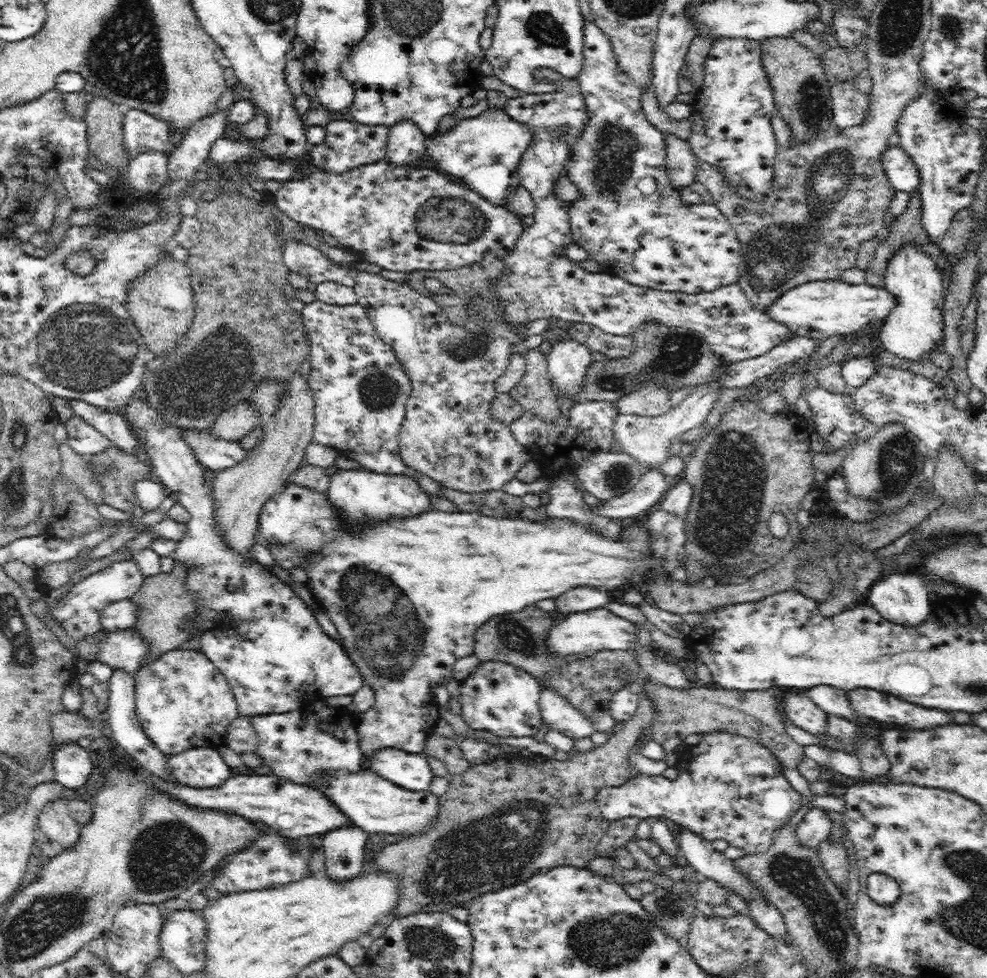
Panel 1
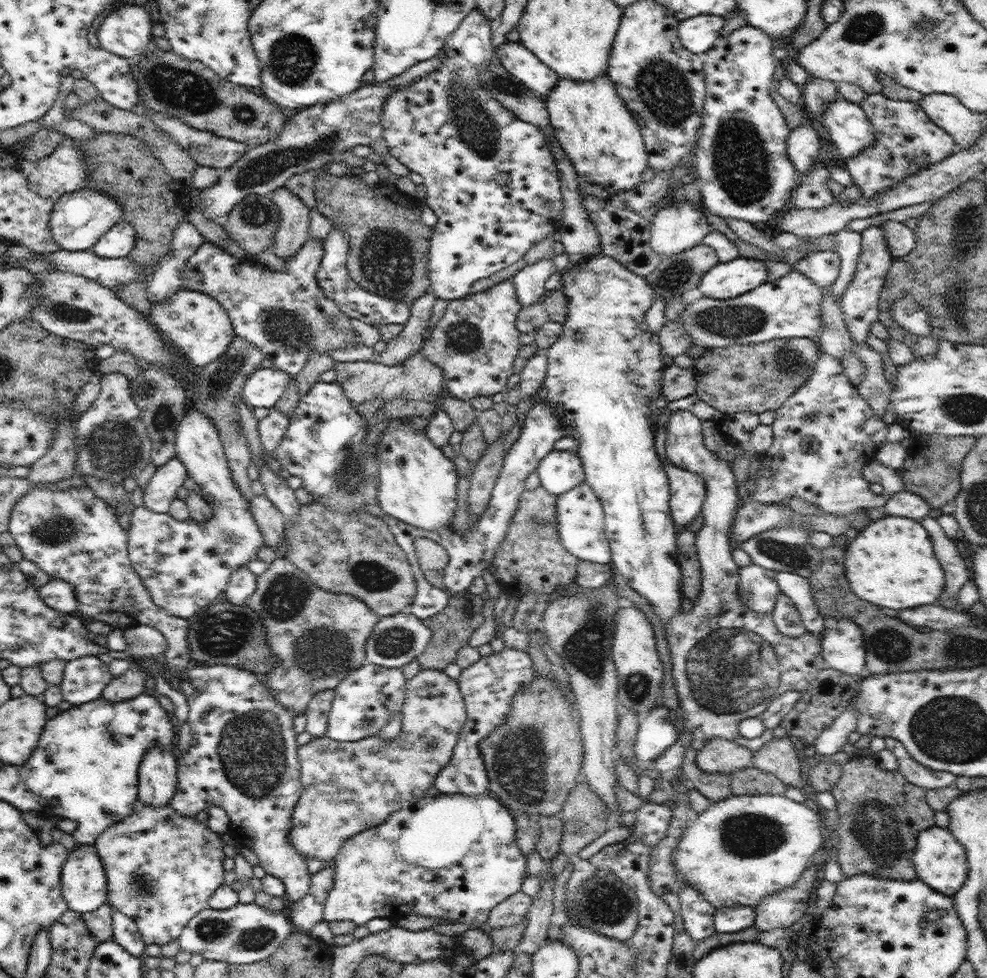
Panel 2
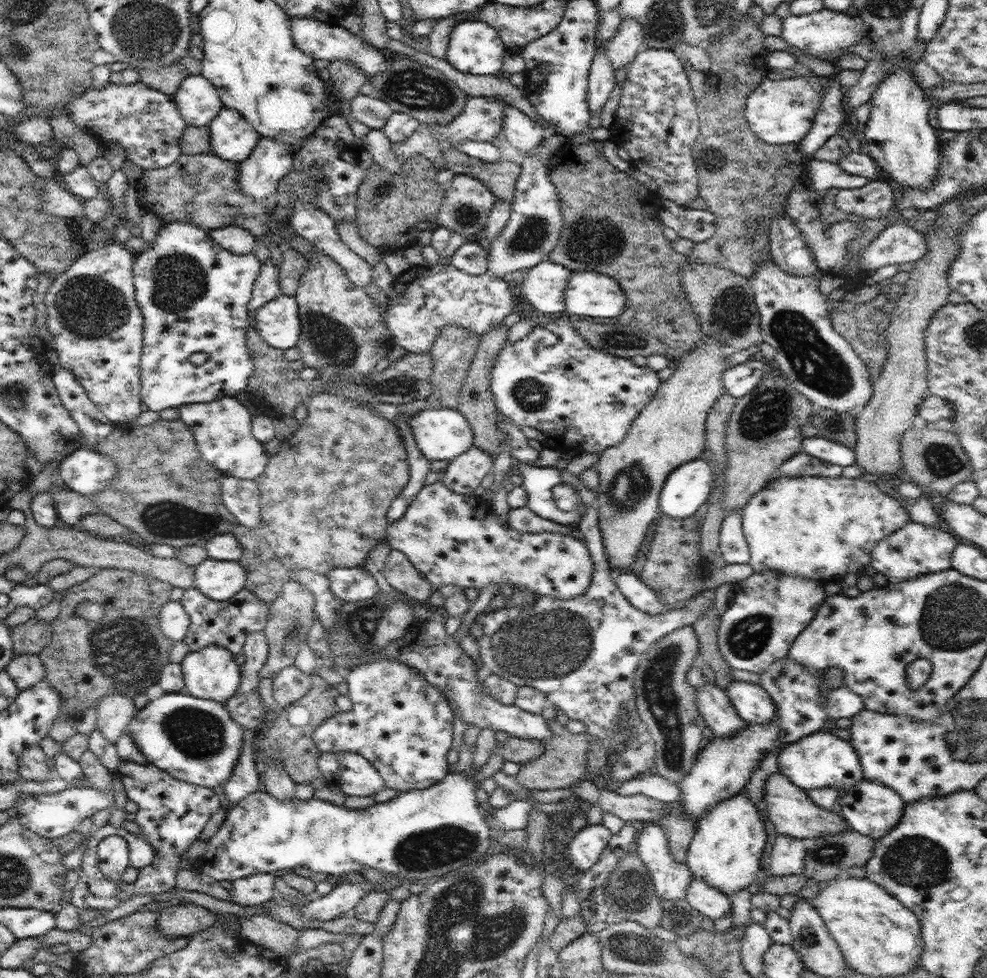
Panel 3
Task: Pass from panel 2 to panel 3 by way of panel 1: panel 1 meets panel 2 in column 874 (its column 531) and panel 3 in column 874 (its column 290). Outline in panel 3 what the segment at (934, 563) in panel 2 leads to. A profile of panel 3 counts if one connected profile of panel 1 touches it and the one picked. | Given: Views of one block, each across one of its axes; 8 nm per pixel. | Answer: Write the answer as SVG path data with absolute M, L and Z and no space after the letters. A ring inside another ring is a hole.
M775 475L742 509L741 523L750 551L749 564L755 572L773 568L792 576L819 579L821 584L826 585L831 579L842 579L852 572L863 573L864 566L871 565L871 552L878 541L897 532L908 522L912 522L912 519L901 502L886 494L872 479L847 478L843 475L838 478L828 476L786 478Z

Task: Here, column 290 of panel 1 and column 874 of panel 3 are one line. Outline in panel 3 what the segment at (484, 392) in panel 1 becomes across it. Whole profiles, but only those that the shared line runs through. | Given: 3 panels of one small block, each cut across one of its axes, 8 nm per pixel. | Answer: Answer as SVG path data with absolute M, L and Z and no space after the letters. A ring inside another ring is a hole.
M899 222L887 226L862 252L860 267L875 272L892 264L919 262L925 254L928 254L925 235L914 230L912 224Z

